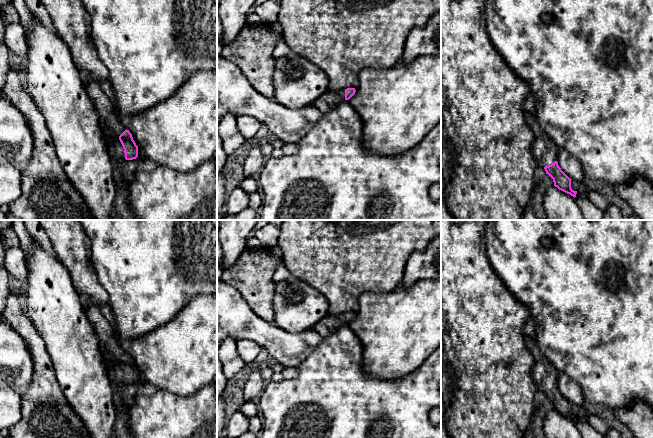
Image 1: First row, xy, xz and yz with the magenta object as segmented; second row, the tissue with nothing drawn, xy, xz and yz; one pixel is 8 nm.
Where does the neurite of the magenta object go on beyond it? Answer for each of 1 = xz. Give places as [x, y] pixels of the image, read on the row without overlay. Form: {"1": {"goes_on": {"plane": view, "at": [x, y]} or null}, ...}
{"1": {"goes_on": null}}

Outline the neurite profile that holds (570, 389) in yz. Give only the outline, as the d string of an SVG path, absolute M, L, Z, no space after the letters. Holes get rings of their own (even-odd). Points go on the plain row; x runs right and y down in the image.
M566 373L558 374L557 386L561 394L571 403L582 406L585 403L583 392L577 382Z

